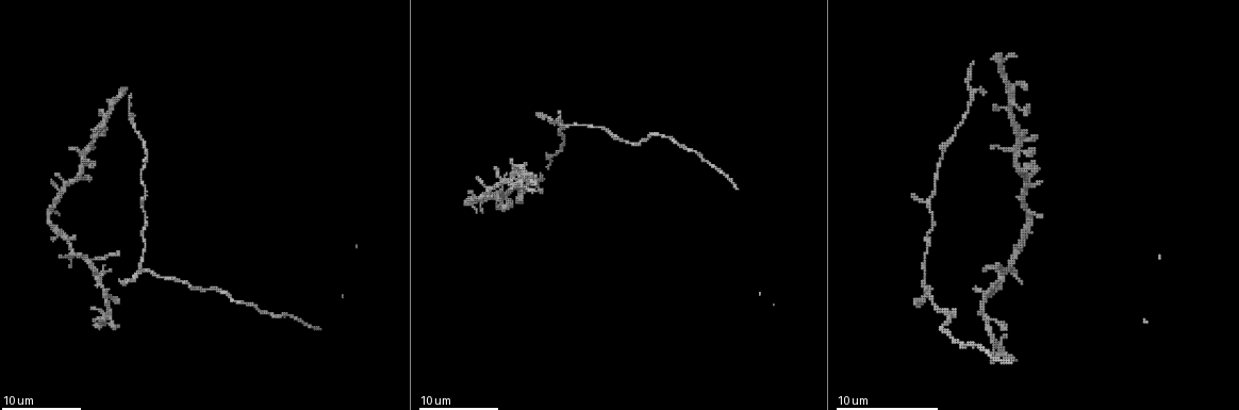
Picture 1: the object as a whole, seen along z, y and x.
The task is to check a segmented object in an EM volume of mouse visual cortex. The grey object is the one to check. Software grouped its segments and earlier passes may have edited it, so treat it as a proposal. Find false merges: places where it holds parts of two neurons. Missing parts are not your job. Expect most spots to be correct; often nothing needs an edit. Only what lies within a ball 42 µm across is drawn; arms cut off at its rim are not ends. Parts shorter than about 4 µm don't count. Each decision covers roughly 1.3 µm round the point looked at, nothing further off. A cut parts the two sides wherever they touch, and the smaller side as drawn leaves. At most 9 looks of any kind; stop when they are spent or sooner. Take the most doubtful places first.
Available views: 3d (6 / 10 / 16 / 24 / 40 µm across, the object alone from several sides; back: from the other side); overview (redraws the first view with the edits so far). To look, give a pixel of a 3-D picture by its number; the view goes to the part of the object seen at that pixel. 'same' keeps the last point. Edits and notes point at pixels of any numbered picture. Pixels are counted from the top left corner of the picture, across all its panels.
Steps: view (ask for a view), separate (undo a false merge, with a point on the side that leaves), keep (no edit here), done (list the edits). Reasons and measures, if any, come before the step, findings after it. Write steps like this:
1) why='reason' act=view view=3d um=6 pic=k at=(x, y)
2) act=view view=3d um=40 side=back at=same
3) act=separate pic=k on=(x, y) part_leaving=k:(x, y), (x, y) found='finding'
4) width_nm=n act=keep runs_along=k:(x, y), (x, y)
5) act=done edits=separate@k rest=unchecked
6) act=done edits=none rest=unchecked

act=view view=3d um=10 pic=1 at=(935, 190)

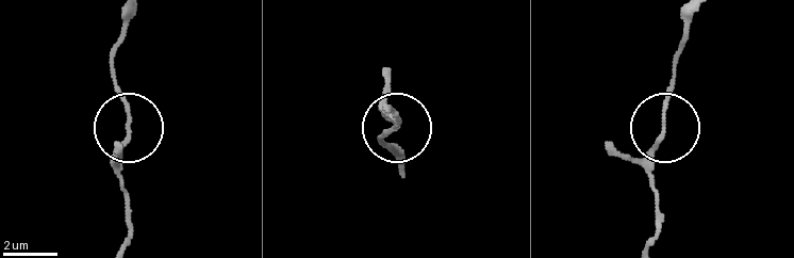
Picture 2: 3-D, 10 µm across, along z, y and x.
act=view view=3d um=6 pic=2 at=(665, 128)

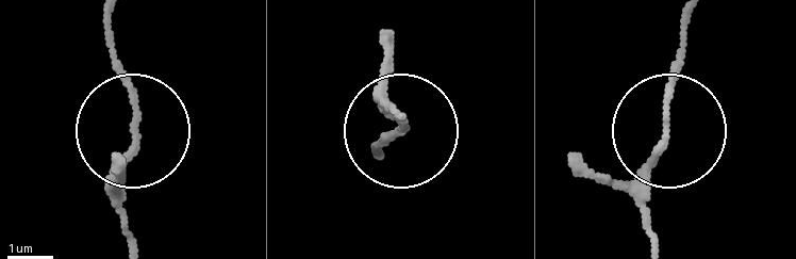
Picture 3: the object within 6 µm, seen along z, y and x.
side_arm_um=60 act=keep runs_along=3:(133, 119), (110, 17) found='one neuron here'

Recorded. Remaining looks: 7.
why='narrows sharply' act=view view=3d um=10 pic=1 at=(206, 290)

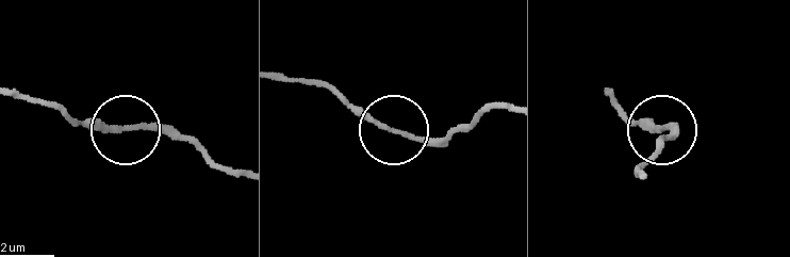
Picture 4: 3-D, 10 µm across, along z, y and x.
act=view view=3d um=10 side=back pic=4 at=(661, 129)

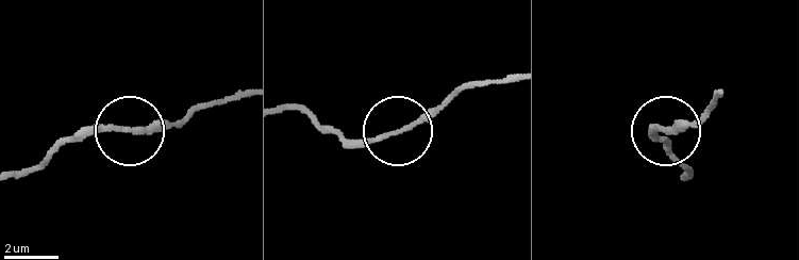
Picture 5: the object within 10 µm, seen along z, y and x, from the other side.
act=keep runs_along=5:(513, 79), (464, 85), (402, 127), (368, 137), (330, 131) found='all the same neuron'

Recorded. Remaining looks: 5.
why='calibre changes' act=view view=3d um=16 pic=1 at=(565, 142)

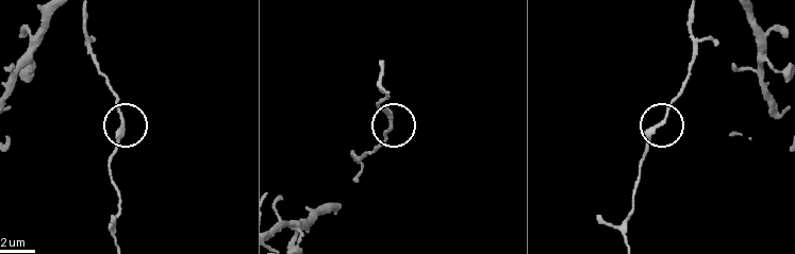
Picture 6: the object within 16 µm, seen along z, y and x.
width_nm=200 act=keep runs_along=6:(634, 200), (641, 158), (680, 91) found='one neuron here'

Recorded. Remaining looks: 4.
why='thick turns thin' act=view view=3d um=10 pic=1 at=(1002, 273)

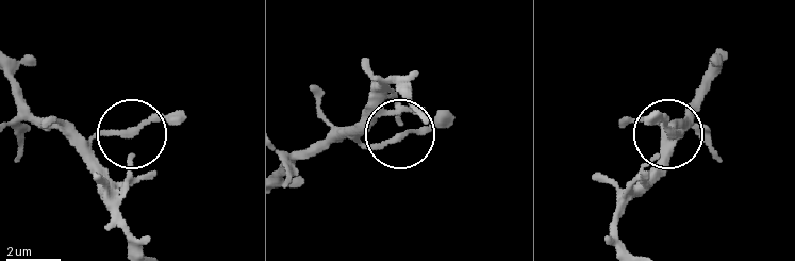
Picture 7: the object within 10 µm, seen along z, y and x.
act=keep runs_along=7:(283, 172), (309, 150), (343, 140), (378, 146), (450, 114) found='continuous, no second neuron'

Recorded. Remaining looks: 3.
act=done edits=none rest=unchecked

